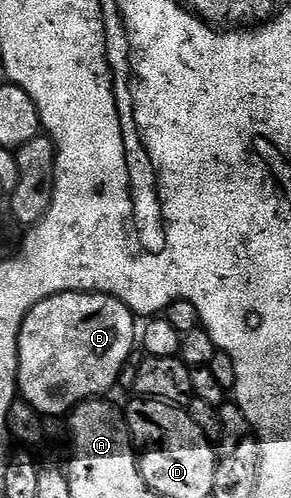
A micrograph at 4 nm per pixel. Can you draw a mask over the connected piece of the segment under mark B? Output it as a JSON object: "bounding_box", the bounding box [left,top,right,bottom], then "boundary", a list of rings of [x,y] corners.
{"bounding_box":[17,290,136,418],"boundary":[[[100,290],[61,292],[44,298],[24,318],[18,335],[17,395],[28,402],[44,418],[62,416],[74,411],[85,400],[102,398],[110,387],[118,383],[123,364],[136,348],[135,313],[114,296],[105,296]]]}

